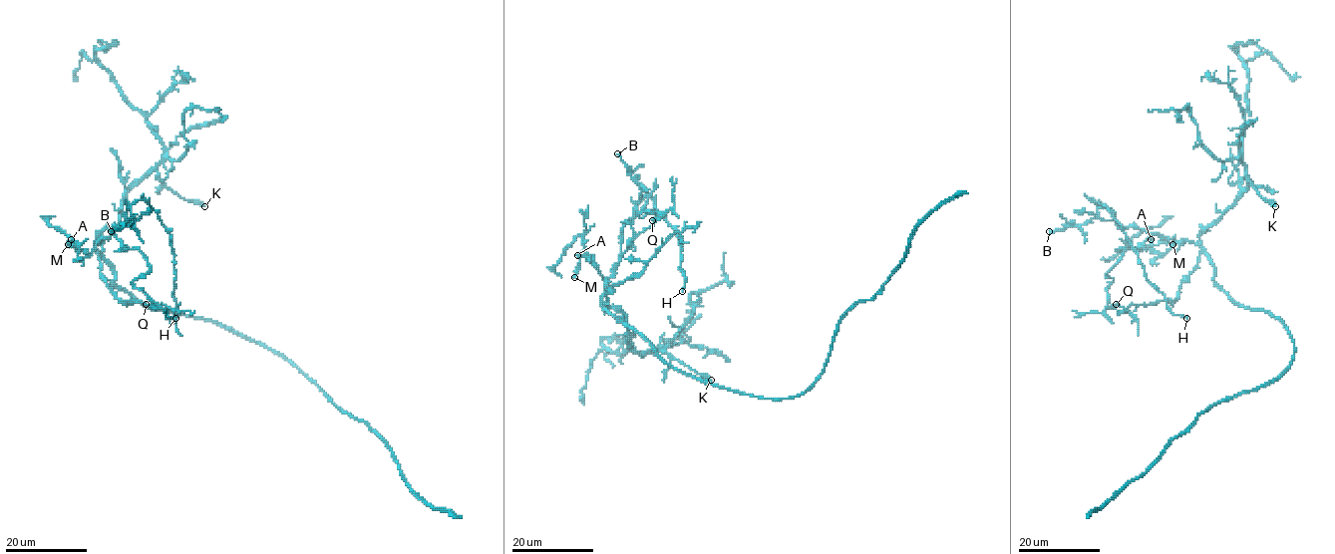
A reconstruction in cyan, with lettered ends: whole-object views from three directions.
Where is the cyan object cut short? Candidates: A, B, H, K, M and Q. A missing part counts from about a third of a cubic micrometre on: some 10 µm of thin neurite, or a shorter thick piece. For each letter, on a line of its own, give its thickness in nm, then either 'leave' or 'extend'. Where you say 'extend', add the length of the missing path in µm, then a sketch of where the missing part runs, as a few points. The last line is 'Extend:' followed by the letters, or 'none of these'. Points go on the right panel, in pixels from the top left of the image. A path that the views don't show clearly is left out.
A: calibre 120 nm; leave
B: calibre 240 nm; leave
H: calibre 150 nm; leave
K: calibre 190 nm; leave
M: calibre 180 nm; leave
Q: calibre 240 nm; leave
Extend: none of these

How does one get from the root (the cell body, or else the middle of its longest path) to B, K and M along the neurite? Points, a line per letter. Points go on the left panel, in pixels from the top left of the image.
B: (174, 311), (146, 307), (121, 290), (96, 247), (131, 207), (135, 223), (111, 231)
K: (174, 311), (146, 307), (121, 290), (97, 237), (118, 224), (122, 197), (154, 169), (172, 191), (204, 206)
M: (174, 311), (146, 307), (121, 290), (114, 282), (113, 266), (96, 247), (99, 241), (90, 254), (68, 244)

